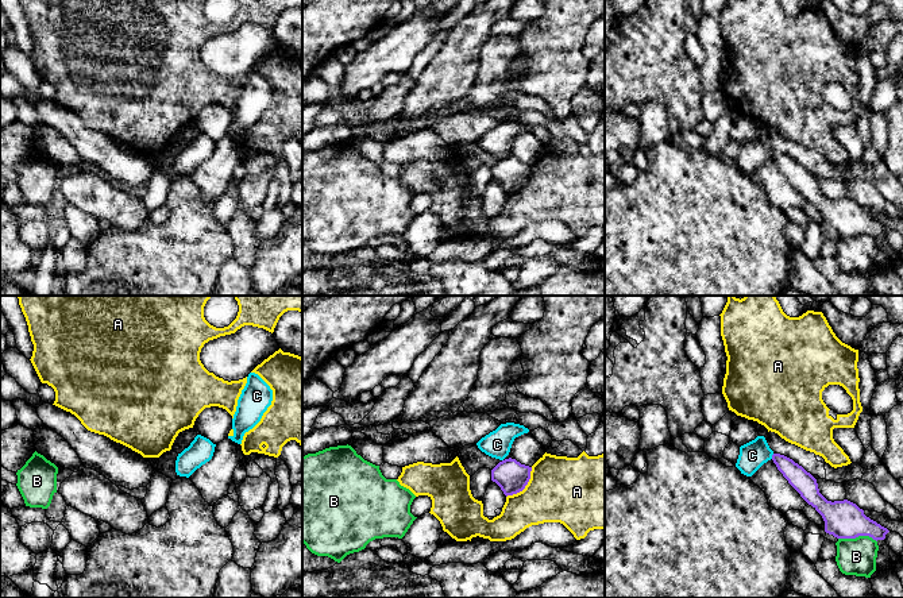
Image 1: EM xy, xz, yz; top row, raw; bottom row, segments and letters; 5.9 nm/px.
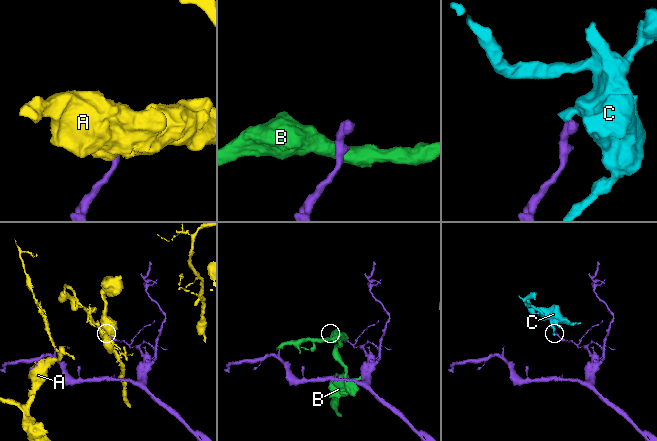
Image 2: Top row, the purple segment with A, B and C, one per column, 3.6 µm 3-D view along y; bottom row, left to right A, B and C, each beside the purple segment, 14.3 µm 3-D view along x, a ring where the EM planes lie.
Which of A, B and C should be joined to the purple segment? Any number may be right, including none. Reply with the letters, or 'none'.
none

